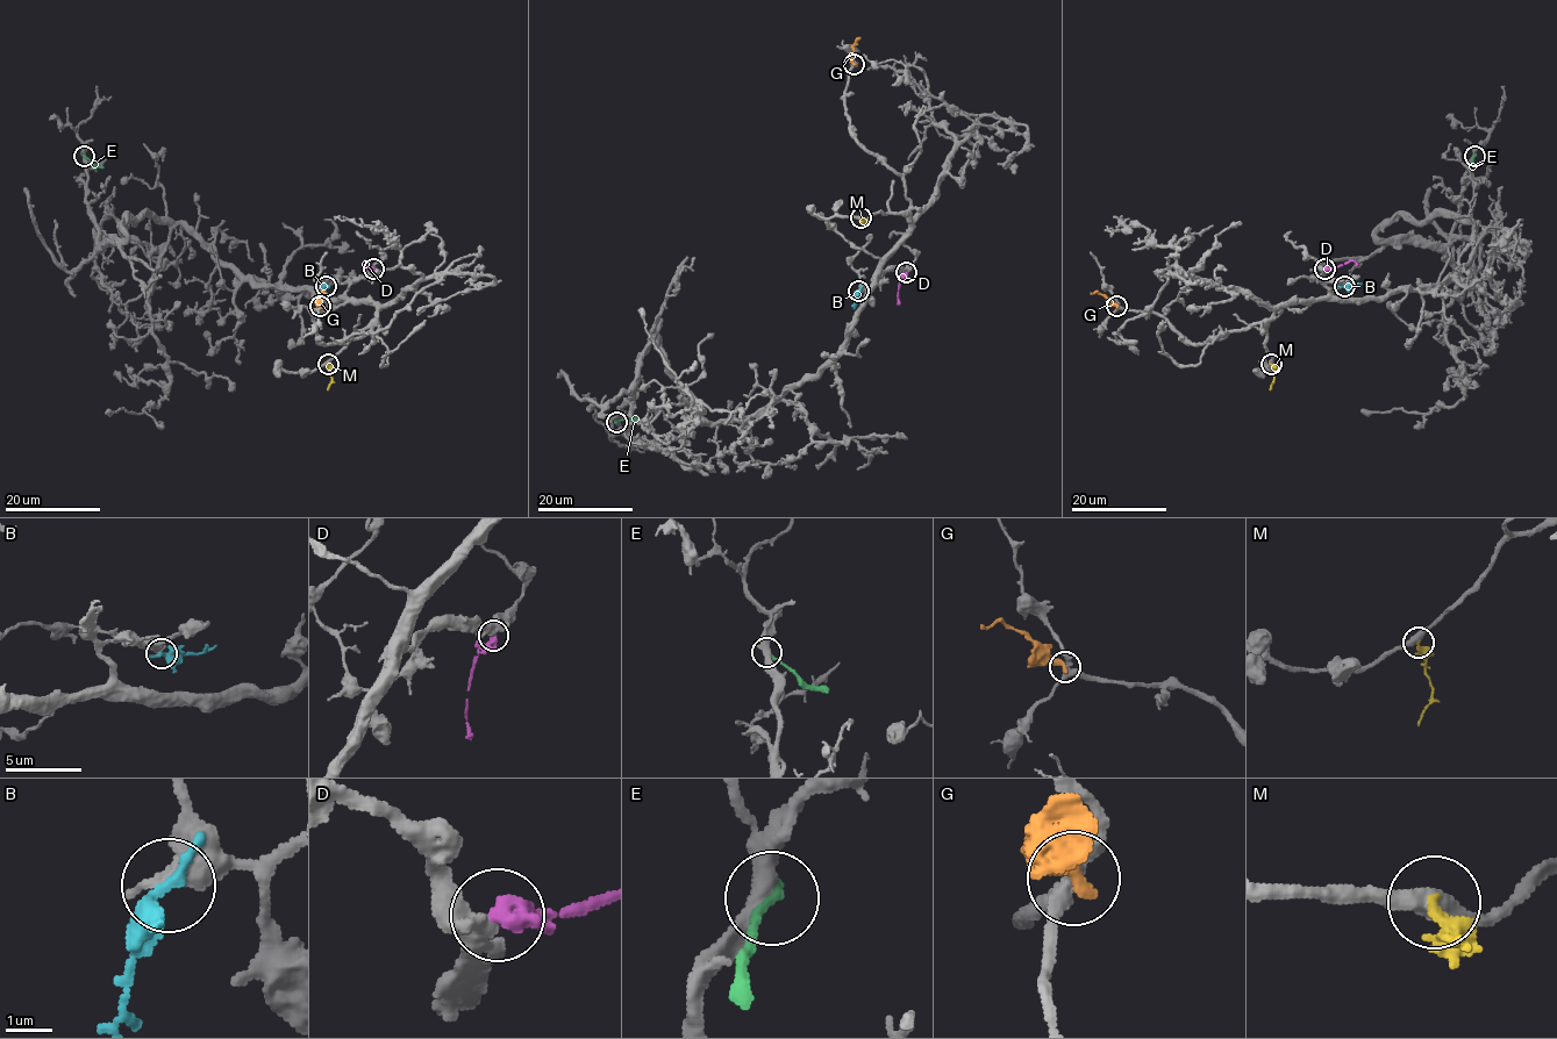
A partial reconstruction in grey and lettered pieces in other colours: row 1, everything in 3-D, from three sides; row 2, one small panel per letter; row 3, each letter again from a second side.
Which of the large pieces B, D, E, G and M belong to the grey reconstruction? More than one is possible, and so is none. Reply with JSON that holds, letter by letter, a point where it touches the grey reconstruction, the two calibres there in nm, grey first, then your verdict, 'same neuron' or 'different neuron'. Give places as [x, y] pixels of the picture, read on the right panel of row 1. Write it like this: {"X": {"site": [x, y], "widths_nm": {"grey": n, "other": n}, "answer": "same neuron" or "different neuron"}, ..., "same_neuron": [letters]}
{"B": {"site": [1344, 286], "widths_nm": {"grey": 480, "other": 320}, "answer": "different neuron"}, "D": {"site": [1325, 269], "widths_nm": {"grey": 440, "other": 420}, "answer": "different neuron"}, "E": {"site": [1475, 156], "widths_nm": {"grey": 420, "other": 240}, "answer": "different neuron"}, "G": {"site": [1116, 306], "widths_nm": {"grey": 320, "other": 360}, "answer": "different neuron"}, "M": {"site": [1271, 364], "widths_nm": {"grey": 440, "other": 300}, "answer": "different neuron"}, "same_neuron": []}

